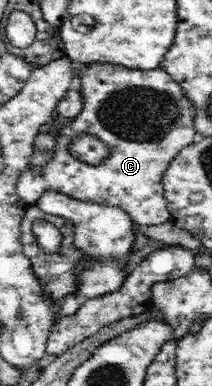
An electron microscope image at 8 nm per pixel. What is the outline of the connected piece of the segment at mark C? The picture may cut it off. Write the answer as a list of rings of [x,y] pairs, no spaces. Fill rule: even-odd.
[[[78,63],[81,73],[78,75],[83,109],[73,121],[56,137],[51,161],[42,168],[30,165],[18,179],[16,191],[25,202],[33,205],[48,190],[66,194],[80,201],[92,201],[109,206],[118,206],[130,214],[133,223],[139,225],[160,225],[171,220],[167,208],[163,178],[174,157],[194,141],[194,110],[192,103],[183,95],[182,87],[164,70],[158,67],[152,70],[140,70],[110,63]],[[82,133],[97,137],[109,149],[109,156],[102,165],[89,165],[72,156],[68,150],[70,141]]]

